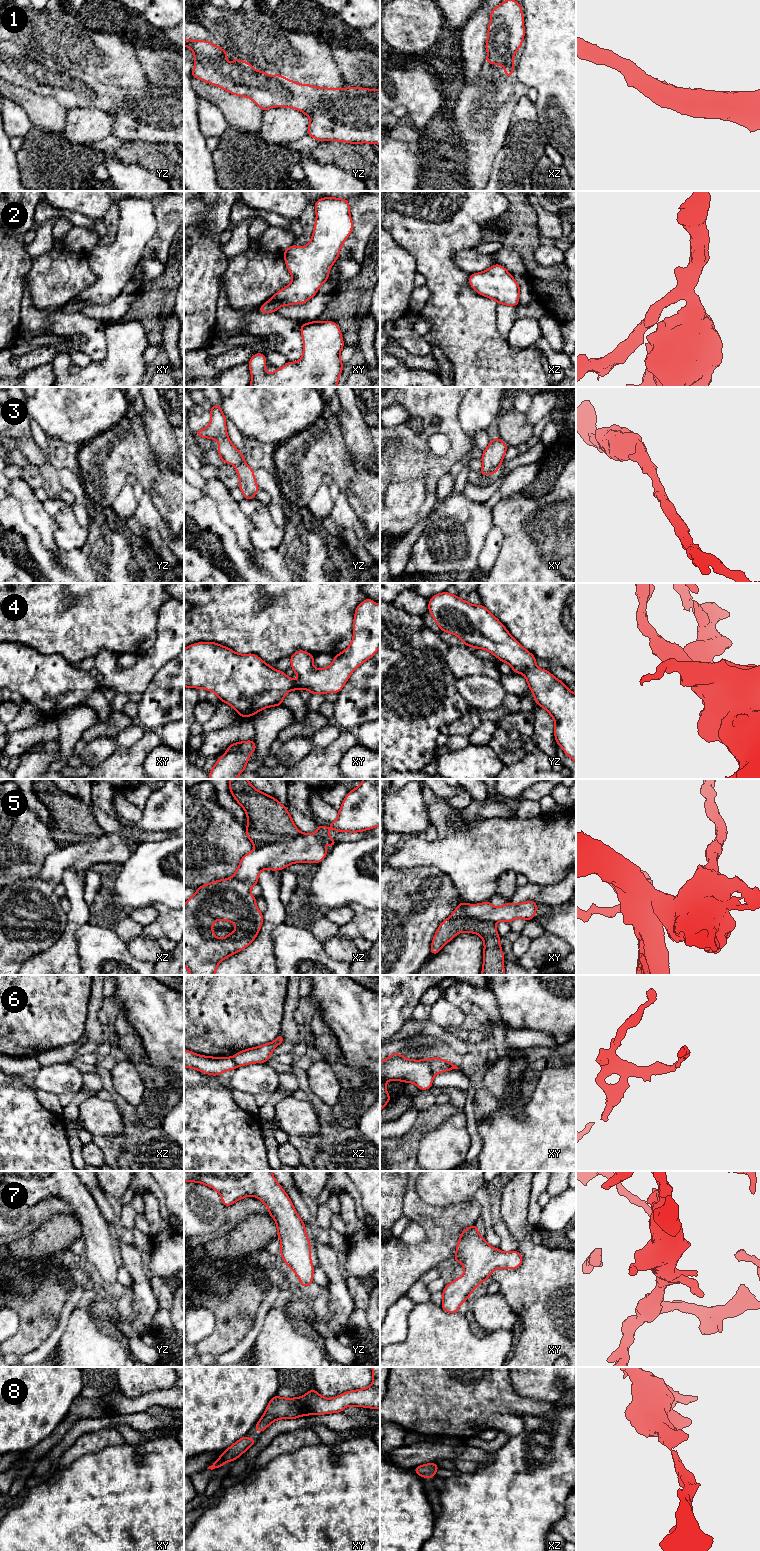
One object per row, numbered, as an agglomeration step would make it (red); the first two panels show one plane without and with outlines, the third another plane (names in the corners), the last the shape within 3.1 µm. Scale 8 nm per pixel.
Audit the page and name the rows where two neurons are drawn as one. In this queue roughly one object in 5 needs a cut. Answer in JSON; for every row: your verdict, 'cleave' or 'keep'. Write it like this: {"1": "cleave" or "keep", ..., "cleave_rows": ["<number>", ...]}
{"1": "keep", "2": "keep", "3": "keep", "4": "keep", "5": "cleave", "6": "cleave", "7": "keep", "8": "keep", "cleave_rows": ["5", "6"]}

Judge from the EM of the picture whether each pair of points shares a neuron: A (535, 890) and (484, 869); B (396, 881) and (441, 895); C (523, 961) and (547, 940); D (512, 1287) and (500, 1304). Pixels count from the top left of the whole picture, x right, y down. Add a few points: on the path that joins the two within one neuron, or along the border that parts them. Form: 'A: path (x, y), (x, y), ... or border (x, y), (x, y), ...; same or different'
A: border (529, 881), (535, 884), (552, 884); different
B: path (407, 891), (412, 895), (430, 895); same
C: path (531, 954), (537, 948), (537, 941), (539, 940); same
D: border (498, 1292), (504, 1297), (508, 1306), (517, 1316); different

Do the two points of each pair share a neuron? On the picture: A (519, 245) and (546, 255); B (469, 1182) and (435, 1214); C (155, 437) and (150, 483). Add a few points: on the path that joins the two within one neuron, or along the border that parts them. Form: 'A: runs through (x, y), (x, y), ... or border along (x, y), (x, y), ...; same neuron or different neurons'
A: border along (534, 250), (533, 257), (541, 265), (555, 264); different neurons
B: border along (421, 1199), (433, 1206), (448, 1206), (466, 1201); different neurons
C: border along (145, 431), (156, 463), (161, 468), (169, 470); different neurons

